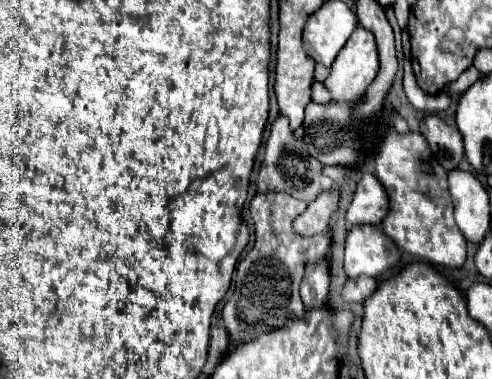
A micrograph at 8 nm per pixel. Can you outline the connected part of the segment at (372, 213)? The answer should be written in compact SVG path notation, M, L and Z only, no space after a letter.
M364 174L358 182L354 202L348 206L346 220L350 224L380 226L390 210L390 198L374 174Z

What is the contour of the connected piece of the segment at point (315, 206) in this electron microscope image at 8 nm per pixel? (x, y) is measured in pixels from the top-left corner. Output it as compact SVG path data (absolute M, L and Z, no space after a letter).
M338 186L322 192L314 202L308 204L306 212L294 220L294 230L302 236L314 236L326 232L330 228L332 216L340 208L340 196L342 192Z

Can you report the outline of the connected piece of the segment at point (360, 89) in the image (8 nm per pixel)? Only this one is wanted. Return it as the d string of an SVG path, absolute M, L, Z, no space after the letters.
M358 26L346 46L340 50L324 84L334 100L354 102L364 96L376 74L378 48L374 44L374 34Z

